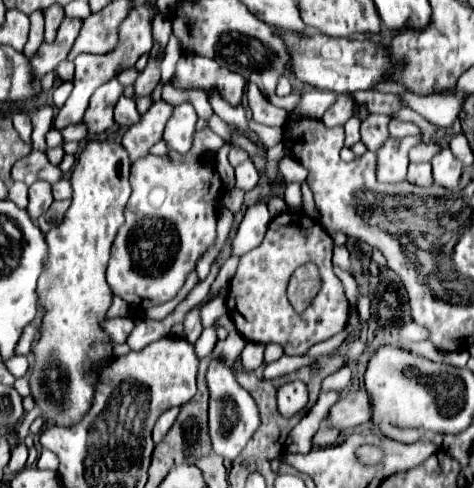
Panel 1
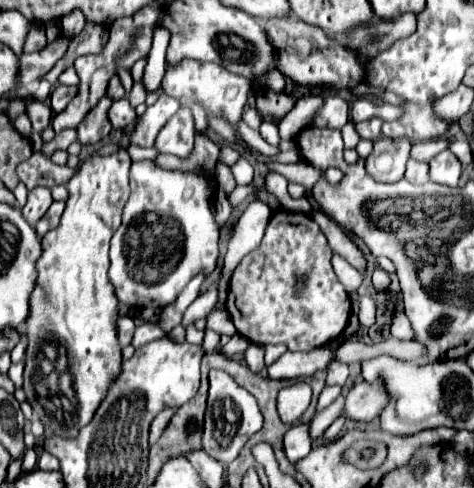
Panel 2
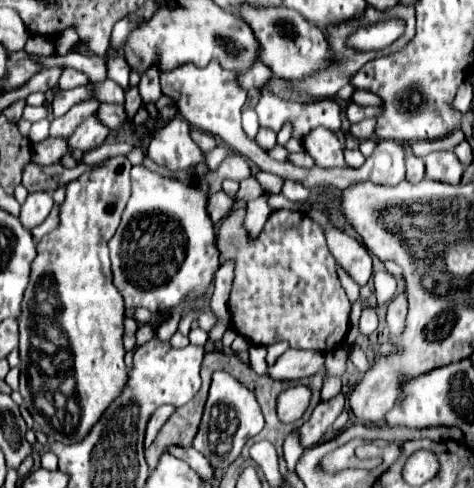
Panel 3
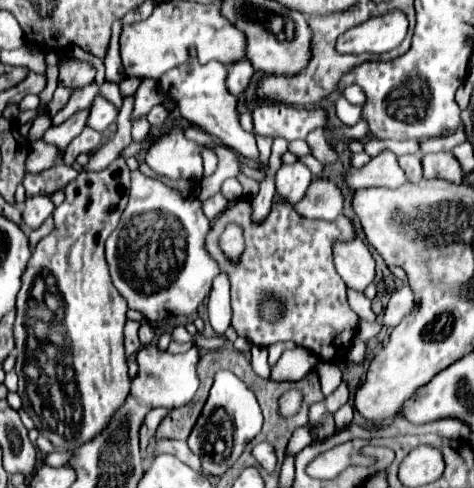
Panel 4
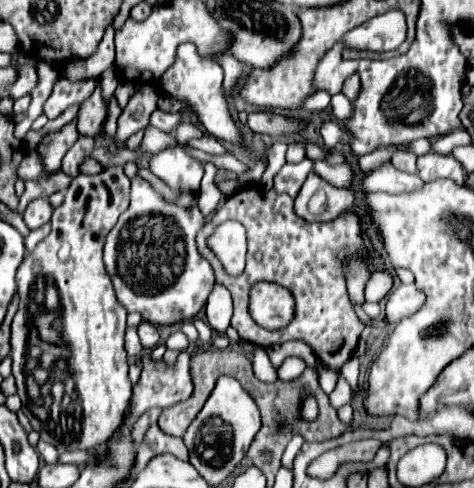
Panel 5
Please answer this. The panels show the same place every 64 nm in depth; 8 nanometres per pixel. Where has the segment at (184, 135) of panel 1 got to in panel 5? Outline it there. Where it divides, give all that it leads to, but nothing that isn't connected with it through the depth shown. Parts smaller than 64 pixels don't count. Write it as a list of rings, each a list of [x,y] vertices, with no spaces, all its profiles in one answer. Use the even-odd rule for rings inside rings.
[[[166,148],[150,158],[150,170],[172,190],[198,194],[202,180],[202,166],[190,158],[182,148]]]

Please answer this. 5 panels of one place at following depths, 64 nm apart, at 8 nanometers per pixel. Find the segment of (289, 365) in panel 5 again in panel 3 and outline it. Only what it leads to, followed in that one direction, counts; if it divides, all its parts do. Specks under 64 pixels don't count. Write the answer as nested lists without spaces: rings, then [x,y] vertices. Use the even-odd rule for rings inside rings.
[[[290,348],[276,360],[274,366],[268,368],[268,376],[274,380],[298,380],[298,378],[312,376],[314,372],[319,372],[323,369],[324,363],[325,356],[320,352]]]

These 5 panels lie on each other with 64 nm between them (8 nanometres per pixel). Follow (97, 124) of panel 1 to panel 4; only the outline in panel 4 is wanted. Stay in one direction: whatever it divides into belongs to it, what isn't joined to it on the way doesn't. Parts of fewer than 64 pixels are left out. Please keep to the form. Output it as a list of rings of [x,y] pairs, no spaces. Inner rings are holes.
[[[84,128],[84,132],[82,132],[78,138],[74,138],[72,144],[68,146],[62,162],[64,162],[66,166],[72,166],[72,164],[76,162],[76,156],[78,156],[78,154],[84,154],[84,152],[88,154],[90,150],[96,150],[96,148],[100,146],[100,142],[102,142],[102,134],[100,134],[100,132],[94,132],[94,130],[90,130],[90,128]]]

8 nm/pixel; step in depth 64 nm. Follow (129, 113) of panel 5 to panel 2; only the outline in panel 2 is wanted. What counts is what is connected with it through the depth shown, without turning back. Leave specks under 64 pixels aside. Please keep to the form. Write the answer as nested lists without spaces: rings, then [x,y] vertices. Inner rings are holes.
[[[160,28],[160,30],[156,30],[154,42],[152,42],[152,48],[148,54],[148,64],[144,68],[144,78],[142,78],[142,84],[148,94],[152,94],[160,88],[162,76],[166,72],[166,60],[164,60],[166,48],[168,48],[168,32]]]

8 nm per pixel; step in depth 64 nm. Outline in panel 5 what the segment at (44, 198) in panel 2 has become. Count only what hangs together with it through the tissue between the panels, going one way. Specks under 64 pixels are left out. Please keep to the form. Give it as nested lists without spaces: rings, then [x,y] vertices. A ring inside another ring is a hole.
[[[34,200],[32,204],[28,204],[26,212],[24,212],[24,222],[30,230],[36,230],[40,226],[44,226],[46,222],[50,222],[52,216],[52,206],[48,200]]]

